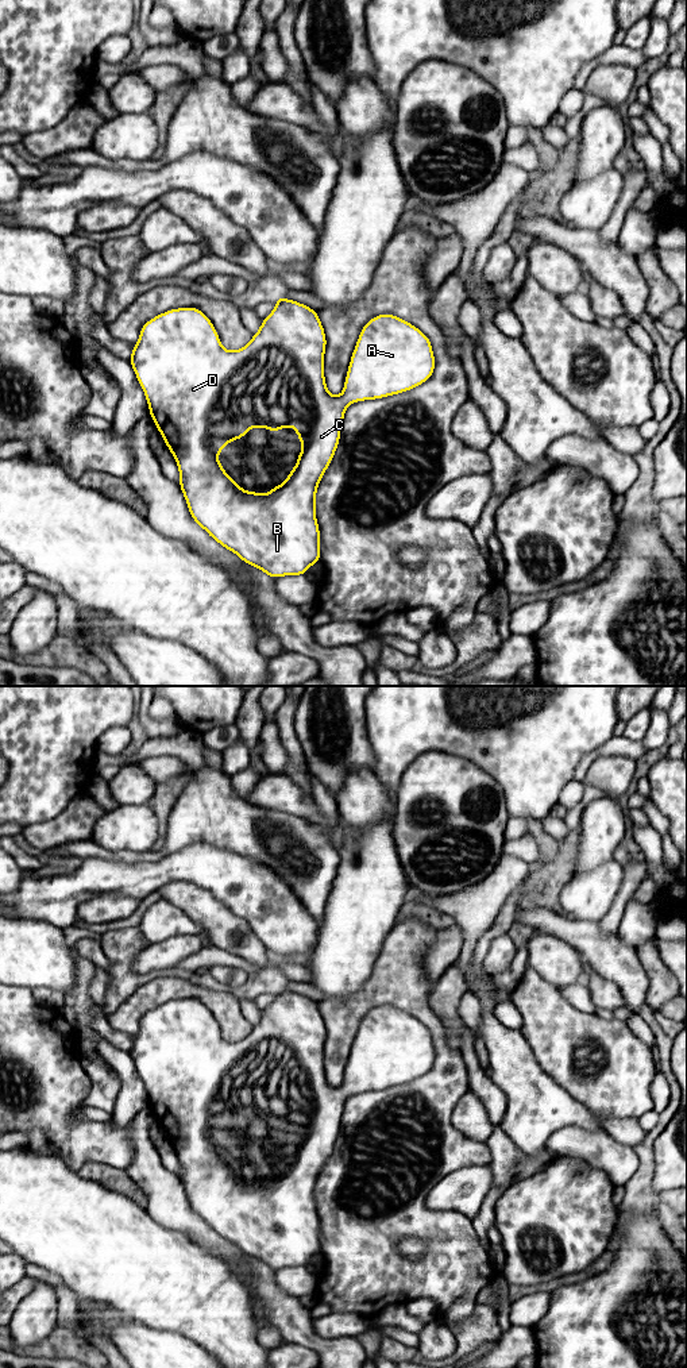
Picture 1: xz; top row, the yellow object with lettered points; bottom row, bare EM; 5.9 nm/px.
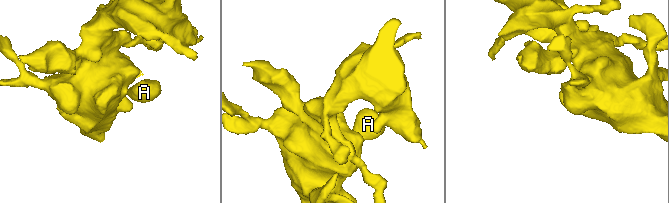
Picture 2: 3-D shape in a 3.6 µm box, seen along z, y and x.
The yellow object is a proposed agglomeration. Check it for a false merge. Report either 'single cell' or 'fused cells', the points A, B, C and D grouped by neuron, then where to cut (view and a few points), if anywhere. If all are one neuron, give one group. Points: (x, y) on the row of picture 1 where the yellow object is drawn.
single cell; A B C D; no cut

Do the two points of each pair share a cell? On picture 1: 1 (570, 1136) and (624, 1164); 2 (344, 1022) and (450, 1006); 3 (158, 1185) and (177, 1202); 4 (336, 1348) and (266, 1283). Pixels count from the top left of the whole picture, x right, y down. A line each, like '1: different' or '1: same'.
1: same
2: different
3: same
4: same

